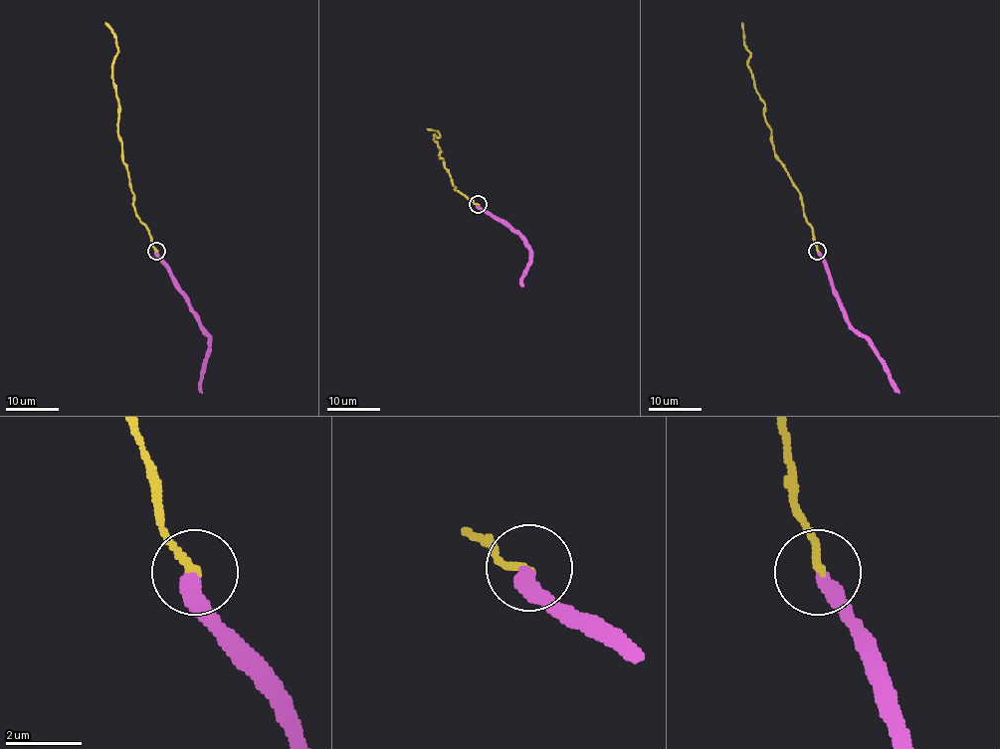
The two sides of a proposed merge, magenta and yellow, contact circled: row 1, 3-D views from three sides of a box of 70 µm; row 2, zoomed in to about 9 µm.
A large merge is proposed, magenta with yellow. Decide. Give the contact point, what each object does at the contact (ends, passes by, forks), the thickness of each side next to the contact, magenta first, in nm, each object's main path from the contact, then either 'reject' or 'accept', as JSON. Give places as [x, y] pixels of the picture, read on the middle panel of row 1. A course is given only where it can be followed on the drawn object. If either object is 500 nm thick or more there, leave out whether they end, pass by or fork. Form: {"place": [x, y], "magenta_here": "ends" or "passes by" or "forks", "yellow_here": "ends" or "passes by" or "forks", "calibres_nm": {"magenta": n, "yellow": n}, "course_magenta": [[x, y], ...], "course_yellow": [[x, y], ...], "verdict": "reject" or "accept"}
{"place": [478, 204], "magenta_here": "ends", "yellow_here": "ends", "calibres_nm": {"magenta": 400, "yellow": 190}, "course_magenta": [[479, 205], [525, 241], [529, 264], [521, 277], [523, 285]], "course_yellow": [[479, 205], [455, 189], [434, 140], [434, 135], [438, 137], [439, 132], [427, 128]], "verdict": "reject"}

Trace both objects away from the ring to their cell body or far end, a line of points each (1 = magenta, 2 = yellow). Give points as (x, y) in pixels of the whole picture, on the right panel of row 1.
1: (818, 251), (847, 320), (864, 336), (899, 393)
2: (818, 251), (802, 196), (774, 152), (741, 23)

